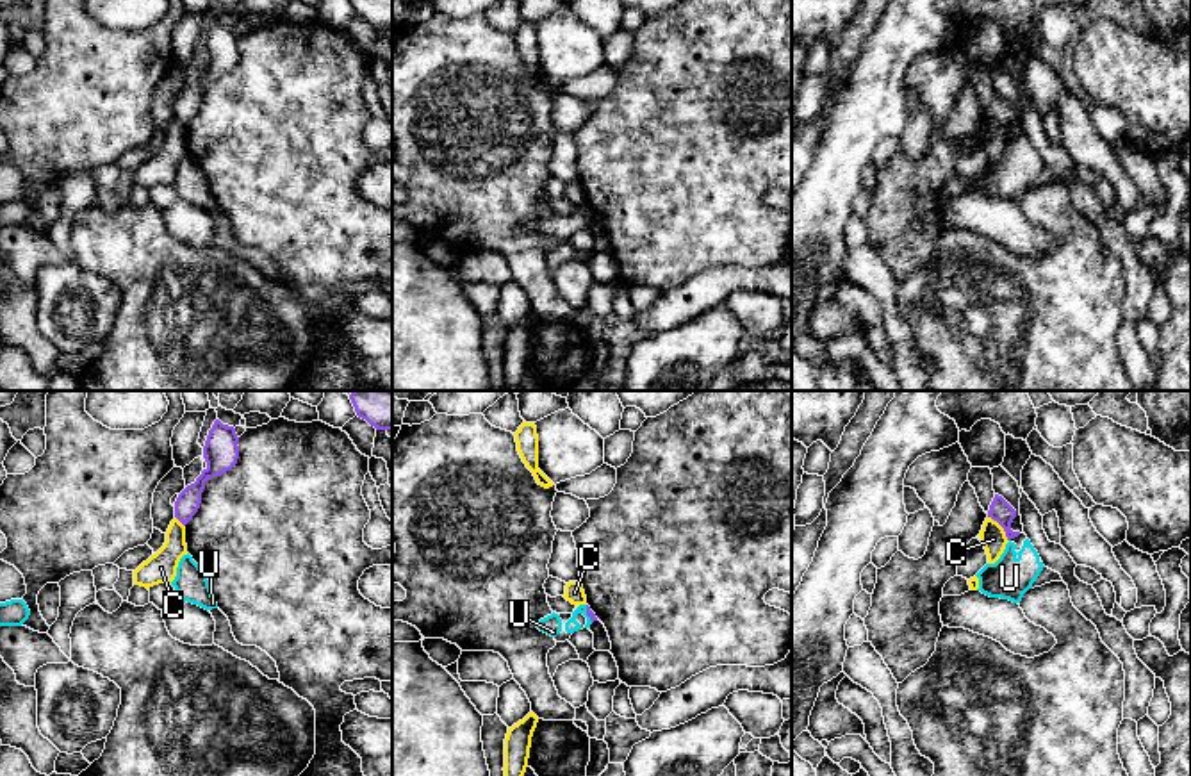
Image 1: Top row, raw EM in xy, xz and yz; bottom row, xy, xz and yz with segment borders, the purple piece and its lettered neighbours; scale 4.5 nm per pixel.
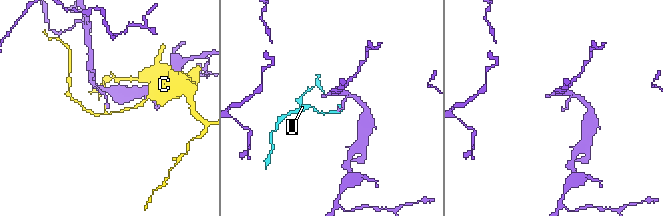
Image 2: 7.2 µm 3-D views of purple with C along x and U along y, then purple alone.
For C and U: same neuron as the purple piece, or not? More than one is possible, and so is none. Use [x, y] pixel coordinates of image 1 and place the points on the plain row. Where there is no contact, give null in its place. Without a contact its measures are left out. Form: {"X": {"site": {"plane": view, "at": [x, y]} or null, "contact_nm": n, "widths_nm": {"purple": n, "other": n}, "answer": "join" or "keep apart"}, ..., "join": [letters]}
{"C": {"site": {"plane": "yz", "at": [1001, 125]}, "contact_nm": 140, "widths_nm": {"purple": 100, "other": 120}, "answer": "keep apart"}, "U": {"site": {"plane": "xz", "at": [587, 214]}, "contact_nm": 90, "widths_nm": {"purple": 40, "other": 60}, "answer": "keep apart"}, "join": []}

